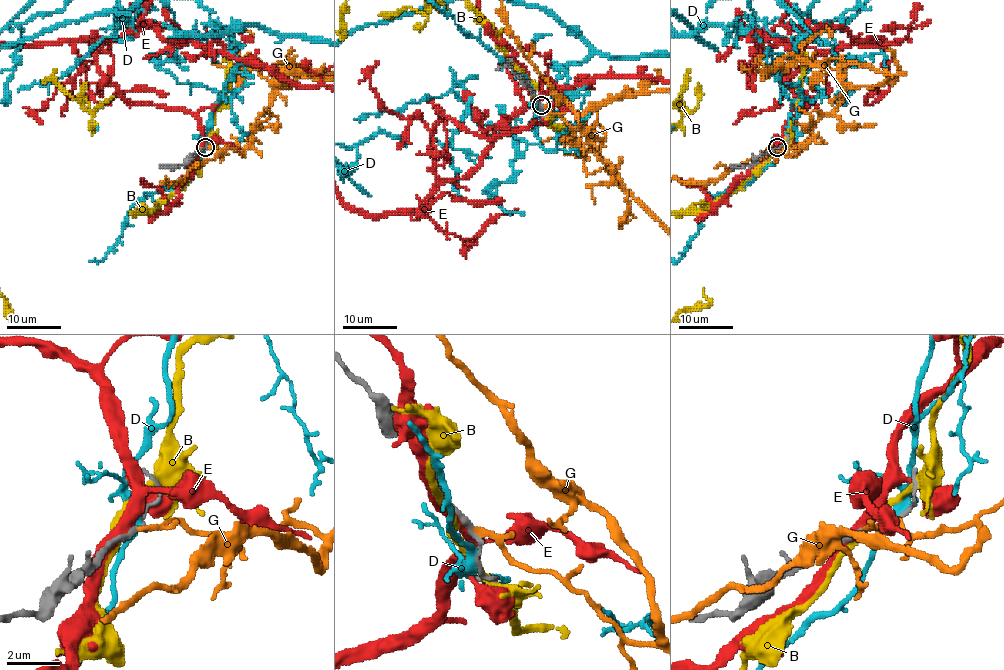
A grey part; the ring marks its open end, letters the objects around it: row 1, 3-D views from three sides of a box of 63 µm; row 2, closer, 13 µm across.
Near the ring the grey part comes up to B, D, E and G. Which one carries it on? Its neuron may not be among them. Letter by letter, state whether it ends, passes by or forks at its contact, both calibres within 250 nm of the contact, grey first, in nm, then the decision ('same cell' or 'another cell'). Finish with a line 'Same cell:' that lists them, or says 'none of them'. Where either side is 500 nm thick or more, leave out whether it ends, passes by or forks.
B: it passes by; 200 nm thick on the grey side, 240 nm on the other; another cell
D: it passes by; 110 nm thick on the grey side, 320 nm on the other; another cell
E: it passes by; 200 nm thick on the grey side, 380 nm on the other; another cell
G: it passes by; 170 nm thick on the grey side, 160 nm on the other; same cell
Same cell: G

